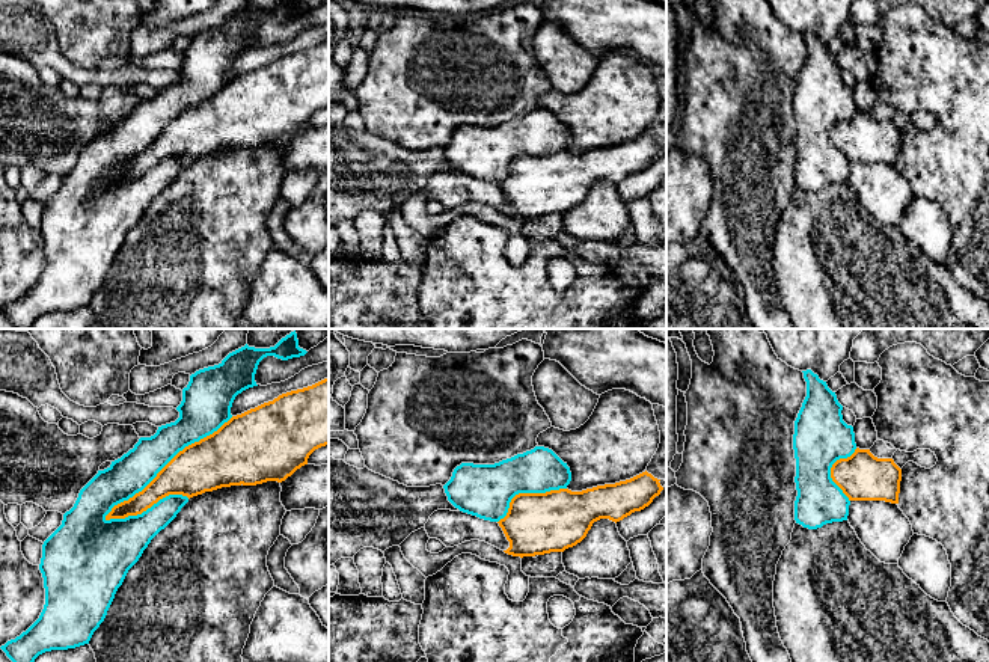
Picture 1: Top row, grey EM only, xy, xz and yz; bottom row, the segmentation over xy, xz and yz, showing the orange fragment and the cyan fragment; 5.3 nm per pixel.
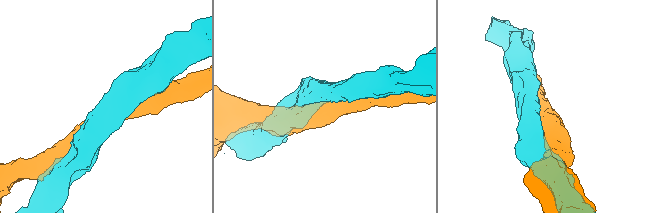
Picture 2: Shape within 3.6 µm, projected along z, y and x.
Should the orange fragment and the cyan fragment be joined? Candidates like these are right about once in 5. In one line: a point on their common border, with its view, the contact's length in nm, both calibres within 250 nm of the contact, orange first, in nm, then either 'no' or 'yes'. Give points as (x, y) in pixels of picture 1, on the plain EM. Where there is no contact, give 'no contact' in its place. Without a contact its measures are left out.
xy (166, 127) | 900 nm | 280/200 nm | no

